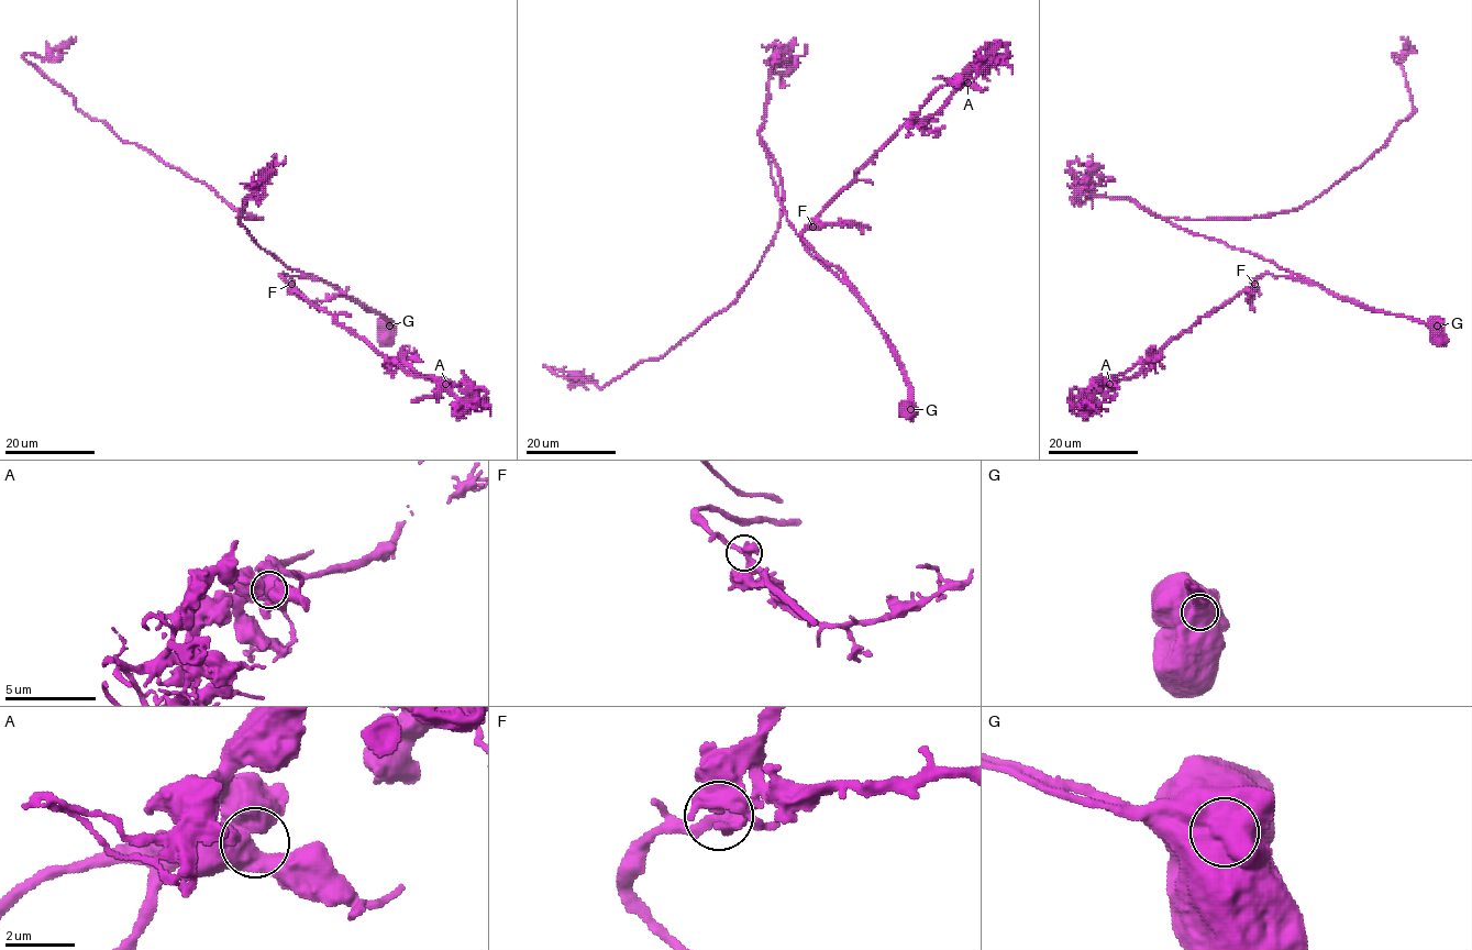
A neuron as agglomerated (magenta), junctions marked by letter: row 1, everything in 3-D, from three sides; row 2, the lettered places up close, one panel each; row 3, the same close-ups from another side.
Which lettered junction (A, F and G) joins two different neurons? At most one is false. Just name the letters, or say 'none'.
G

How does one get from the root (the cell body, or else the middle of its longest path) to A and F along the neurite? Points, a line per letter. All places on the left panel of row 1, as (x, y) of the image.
A: (386, 337), (387, 320), (351, 300), (336, 286), (280, 274), (310, 302), (404, 368), (445, 384)
F: (386, 337), (387, 320), (351, 300), (336, 286), (280, 274), (291, 284)

